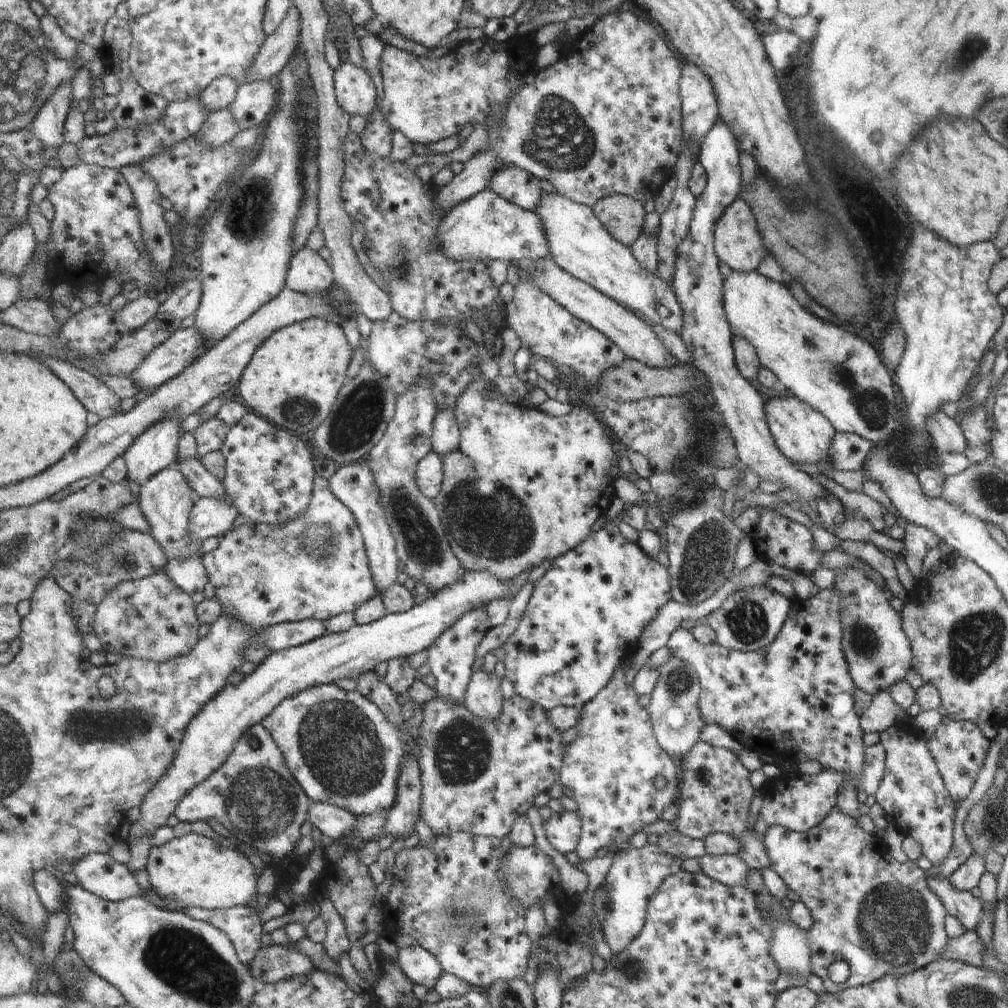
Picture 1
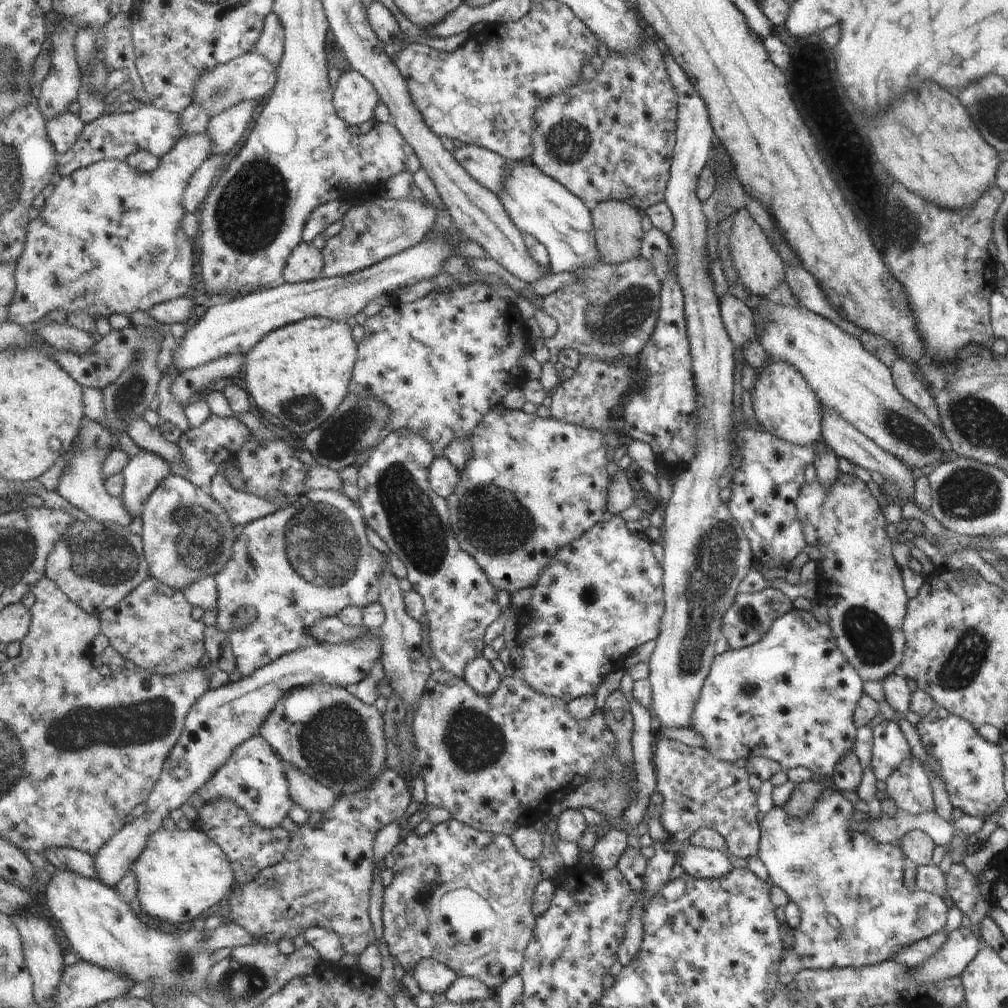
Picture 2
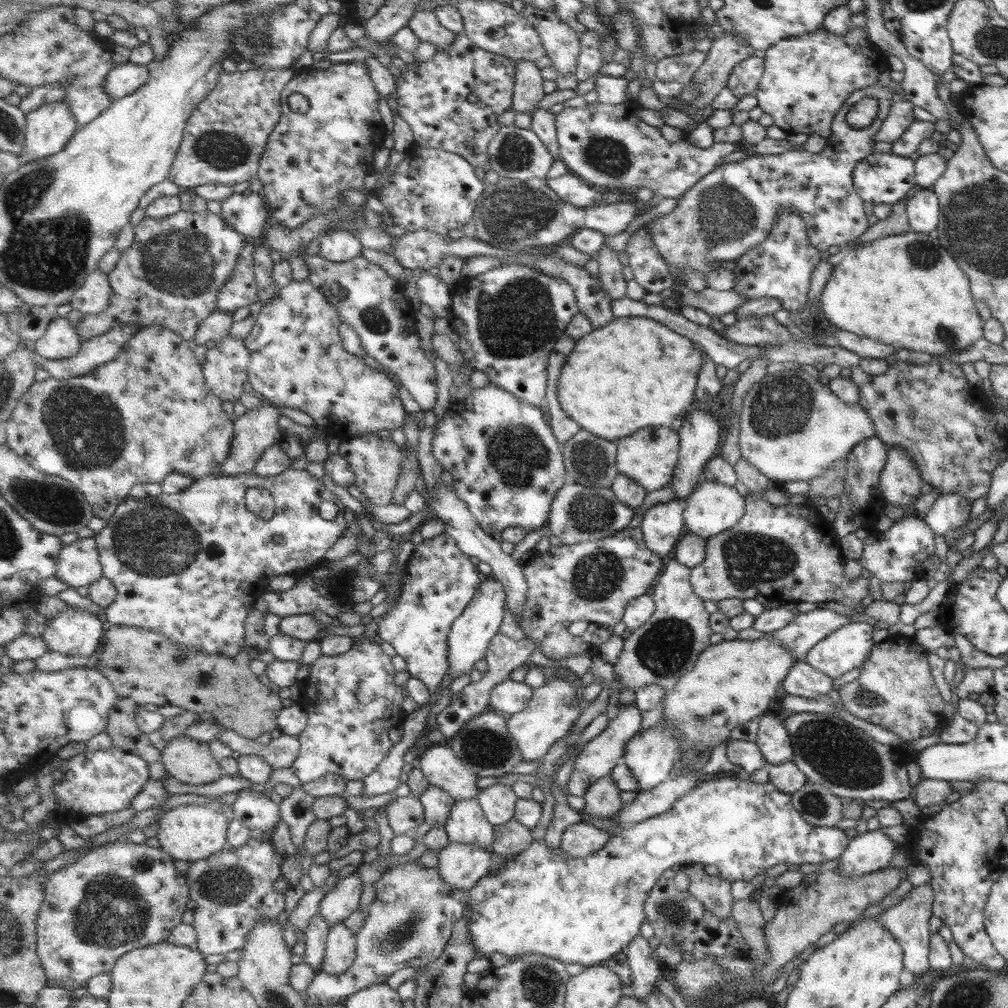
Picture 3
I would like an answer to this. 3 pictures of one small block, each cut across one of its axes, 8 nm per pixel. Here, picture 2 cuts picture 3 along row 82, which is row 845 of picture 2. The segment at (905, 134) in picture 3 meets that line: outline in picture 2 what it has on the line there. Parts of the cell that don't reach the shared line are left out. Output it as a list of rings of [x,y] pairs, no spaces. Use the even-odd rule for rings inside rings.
[[[825,788],[819,795],[818,801],[815,801],[814,805],[810,808],[810,813],[807,813],[805,816],[796,817],[790,815],[781,807],[773,805],[758,823],[760,837],[756,856],[759,858],[759,862],[765,867],[772,885],[781,888],[787,895],[788,900],[795,904],[800,912],[799,924],[793,929],[792,948],[783,954],[783,958],[781,958],[777,967],[777,978],[779,979],[779,982],[783,983],[785,986],[790,986],[791,979],[803,969],[840,969],[843,967],[876,965],[877,963],[890,960],[890,956],[893,953],[898,953],[898,950],[906,947],[906,944],[926,939],[928,936],[943,930],[946,926],[947,908],[939,895],[926,893],[925,891],[915,891],[910,893],[903,885],[903,863],[905,862],[905,859],[900,847],[894,844],[888,845],[887,843],[877,845],[863,833],[847,830],[847,824],[849,820],[851,820],[853,810],[854,808],[851,803],[846,800],[839,791]]]

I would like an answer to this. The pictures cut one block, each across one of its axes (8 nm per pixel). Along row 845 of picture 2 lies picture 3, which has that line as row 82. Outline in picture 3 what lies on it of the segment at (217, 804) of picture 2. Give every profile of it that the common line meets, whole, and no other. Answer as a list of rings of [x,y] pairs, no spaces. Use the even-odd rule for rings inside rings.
[[[250,68],[242,72],[221,71],[217,87],[209,92],[207,99],[199,103],[194,115],[187,122],[183,142],[179,147],[168,180],[178,185],[180,189],[191,191],[204,184],[217,183],[233,186],[235,183],[256,178],[263,152],[266,152],[267,144],[270,142],[270,134],[282,119],[282,93],[295,74],[295,68],[287,70]]]

